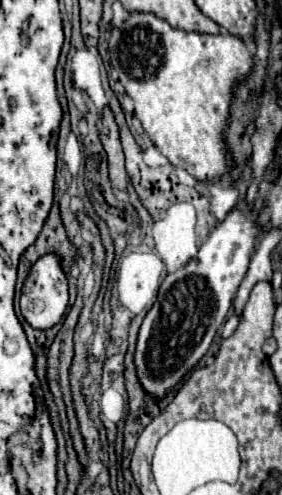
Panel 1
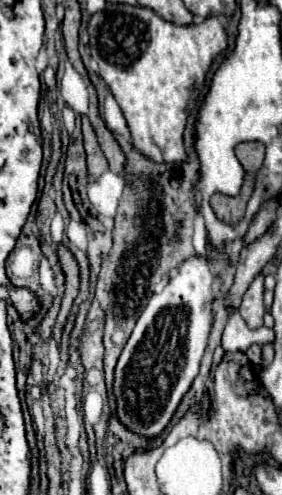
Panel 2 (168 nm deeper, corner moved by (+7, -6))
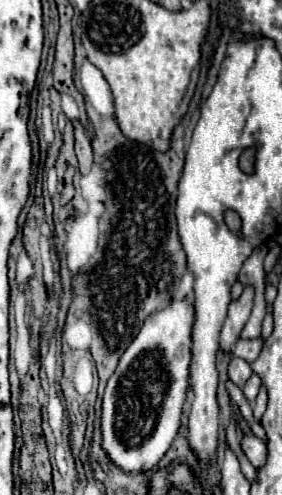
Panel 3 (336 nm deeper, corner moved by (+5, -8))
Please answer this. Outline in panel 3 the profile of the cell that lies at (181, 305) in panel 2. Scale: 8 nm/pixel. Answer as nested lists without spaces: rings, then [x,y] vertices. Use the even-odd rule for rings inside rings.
[[[170,302],[162,312],[154,312],[132,340],[128,350],[122,354],[116,372],[110,376],[104,396],[102,396],[102,414],[100,414],[100,428],[102,428],[102,450],[122,472],[148,472],[158,466],[170,444],[174,442],[180,416],[188,396],[188,374],[190,374],[190,332],[194,322],[194,308],[186,302]]]

